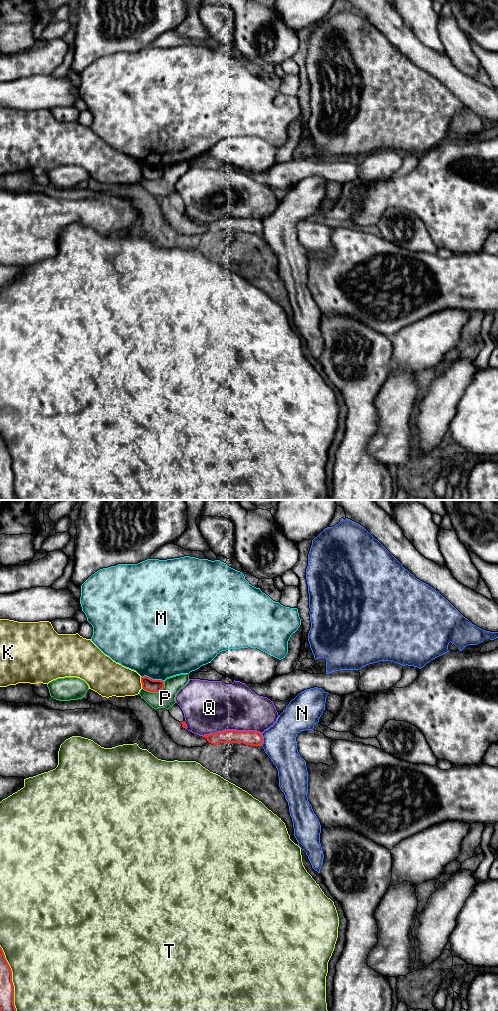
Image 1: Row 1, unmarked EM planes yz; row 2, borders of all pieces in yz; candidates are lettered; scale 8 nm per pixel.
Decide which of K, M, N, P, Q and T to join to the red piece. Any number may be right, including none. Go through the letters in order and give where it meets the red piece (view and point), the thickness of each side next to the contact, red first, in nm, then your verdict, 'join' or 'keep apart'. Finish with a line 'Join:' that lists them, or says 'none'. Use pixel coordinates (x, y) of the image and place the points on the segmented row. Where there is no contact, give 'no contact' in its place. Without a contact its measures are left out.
K: contact yz (141, 682); calibres 110 and 280 nm; keep apart
M: contact yz (152, 679); calibres 110 and 480 nm; keep apart
N: contact yz (262, 739); calibres 130 and 280 nm; keep apart
P: contact yz (155, 691); calibres 110 and 150 nm; keep apart
Q: contact yz (231, 730); calibres 130 and 420 nm; keep apart
T: contact yz (11, 978); calibres 110 and 500 nm; keep apart
Join: none

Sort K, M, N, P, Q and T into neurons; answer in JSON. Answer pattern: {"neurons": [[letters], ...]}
{"neurons": [["K"], ["M"], ["N"], ["P"], ["Q"], ["T"]]}

